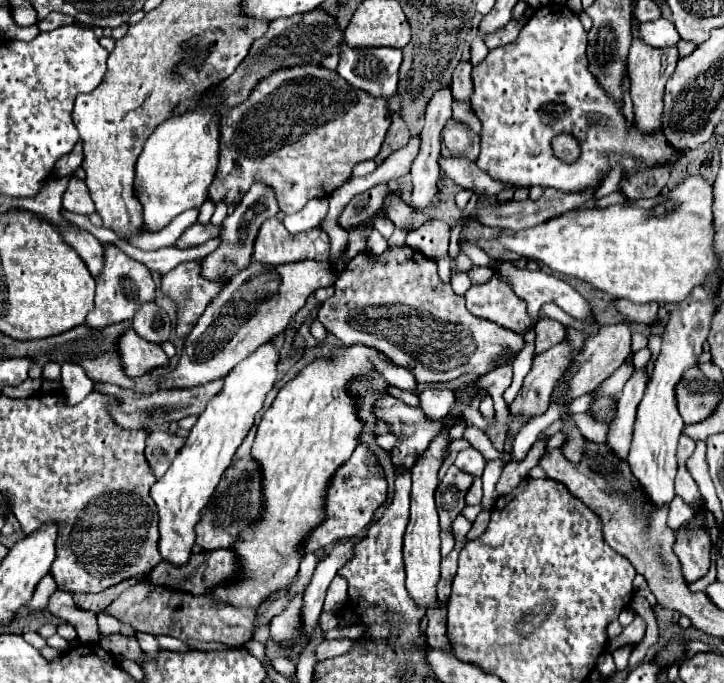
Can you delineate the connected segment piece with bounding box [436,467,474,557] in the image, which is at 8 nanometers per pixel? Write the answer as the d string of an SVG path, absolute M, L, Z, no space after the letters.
M456 467L448 469L444 479L436 489L436 507L440 513L440 527L442 527L442 557L446 557L454 549L454 539L450 537L448 529L456 515L464 509L464 497L472 485L474 477L458 471Z

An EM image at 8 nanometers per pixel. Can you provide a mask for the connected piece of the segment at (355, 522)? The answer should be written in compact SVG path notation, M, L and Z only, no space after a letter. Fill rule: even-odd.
M358 445L352 457L346 465L338 469L338 473L332 479L332 485L326 495L326 521L316 527L316 531L310 533L308 543L304 543L304 551L314 553L330 543L348 541L356 537L374 517L374 511L386 501L386 479L384 471L378 467L372 453L366 449L366 445Z

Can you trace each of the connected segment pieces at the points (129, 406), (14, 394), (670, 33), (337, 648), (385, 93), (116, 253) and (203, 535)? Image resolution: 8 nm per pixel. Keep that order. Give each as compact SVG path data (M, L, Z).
M216 379L214 383L206 383L200 387L192 387L192 389L158 389L154 393L120 389L110 383L96 383L94 391L116 399L116 405L108 407L108 413L112 415L114 423L120 423L120 427L124 429L148 429L150 431L152 425L164 425L170 421L180 421L182 417L188 417L188 415L200 415L200 411L204 411L212 395L218 395L220 387L222 387L222 379Z
M26 379L24 383L16 387L4 387L2 395L12 397L12 399L22 399L22 397L32 397L40 389L40 379Z
M660 17L648 23L638 23L638 39L642 39L644 43L648 43L650 47L670 47L676 45L680 41L680 35L676 31L676 27Z
M338 639L338 641L322 641L318 647L316 647L316 659L318 661L324 661L324 659L330 659L330 657L336 657L336 655L344 655L346 651L352 649L352 641L350 639Z
M340 47L340 63L338 63L338 75L344 77L354 87L368 91L374 97L390 99L396 95L398 87L398 67L402 63L402 51L390 49L390 47Z
M108 245L104 251L104 271L100 279L96 279L96 285L98 287L96 287L94 311L86 319L90 327L108 327L110 323L132 319L134 313L144 303L150 303L156 299L156 283L152 279L152 273L142 263L132 261L126 253L122 253L114 245Z
M256 427L244 439L242 447L236 451L232 465L224 471L224 475L222 475L222 479L220 479L220 483L218 483L212 499L210 499L210 503L202 511L202 521L196 527L196 533L198 533L196 543L204 551L228 549L238 539L238 533L246 525L250 525L252 521L256 521L260 517L260 511L262 511L262 477L260 477L258 463L250 457L254 431L256 431Z

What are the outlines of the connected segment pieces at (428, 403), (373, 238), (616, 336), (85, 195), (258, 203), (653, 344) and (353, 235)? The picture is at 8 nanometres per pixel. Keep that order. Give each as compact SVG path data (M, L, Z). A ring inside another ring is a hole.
M426 389L420 395L420 409L428 419L442 419L454 405L454 391L450 389Z
M373 229L367 242L367 251L380 255L388 248L387 240L376 230Z
M618 321L614 325L604 325L600 327L600 331L590 337L586 341L586 347L582 351L582 355L578 357L578 365L580 369L572 375L568 375L568 397L576 399L580 395L592 393L602 381L606 381L622 363L624 359L632 353L630 349L632 345L632 331L630 331L630 323L628 321Z
M76 177L70 179L70 185L63 195L62 204L67 211L72 211L72 213L94 213L94 203L90 199L86 183Z
M254 183L252 189L248 191L248 195L242 199L242 203L234 209L234 213L230 213L224 223L222 223L222 231L218 235L220 239L220 247L216 251L212 251L210 255L206 255L204 259L200 259L200 275L204 275L204 279L212 279L212 281L222 281L226 275L228 265L236 265L240 271L244 267L250 265L252 261L252 251L254 251L254 239L260 231L260 225L274 217L278 213L278 203L276 197L272 193L270 187L262 185L262 183Z
M650 335L650 343L648 343L648 349L650 349L652 357L650 357L650 361L648 361L648 369L646 369L648 377L652 377L652 369L654 369L654 363L656 363L656 359L658 359L658 353L660 353L660 345L662 345L662 339L660 339L660 337L656 337L656 335Z
M360 227L348 231L348 251L346 251L348 259L356 257L356 255L362 253L364 249L366 249L366 247L364 247L364 231L360 231Z

